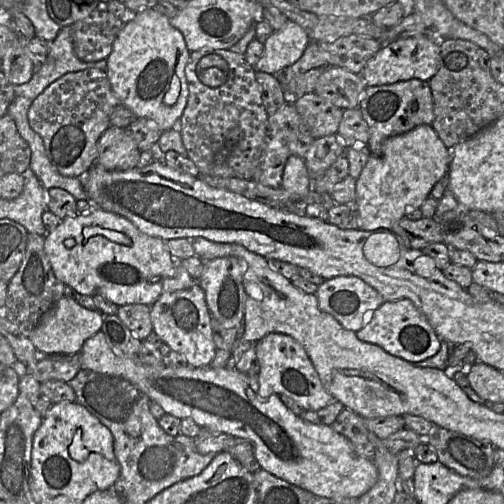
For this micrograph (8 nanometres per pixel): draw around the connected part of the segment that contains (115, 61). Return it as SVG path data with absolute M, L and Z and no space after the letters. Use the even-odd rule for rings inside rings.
M156 8L135 13L124 23L106 59L105 73L114 95L137 118L153 120L164 132L179 121L189 88L185 67L190 58L183 34Z

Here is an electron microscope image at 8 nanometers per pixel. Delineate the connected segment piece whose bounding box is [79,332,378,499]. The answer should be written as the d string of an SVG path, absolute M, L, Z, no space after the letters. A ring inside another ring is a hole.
M98 332L88 338L80 351L80 364L98 373L123 378L158 403L166 413L180 419L192 419L200 427L226 433L251 442L261 469L317 496L326 498L359 498L377 481L378 470L373 459L359 455L351 443L330 425L318 425L295 415L281 401L280 396L259 395L256 376L250 376L236 368L192 367L171 368L143 364L137 357L128 357L114 350L104 334Z

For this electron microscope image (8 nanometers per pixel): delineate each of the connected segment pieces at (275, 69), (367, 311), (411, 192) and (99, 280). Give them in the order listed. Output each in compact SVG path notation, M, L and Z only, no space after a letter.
M287 21L285 26L274 31L264 42L264 51L260 60L254 66L256 71L276 74L292 66L303 55L306 47L312 40L307 32L297 23Z
M356 276L326 279L315 292L319 307L332 315L345 329L357 332L385 301L372 286Z
M421 125L386 139L380 151L371 154L356 179L354 205L358 213L358 229L391 230L407 209L419 208L429 197L433 186L447 175L450 159L451 150L431 125Z
M102 209L62 219L55 230L46 234L45 251L58 280L80 294L102 296L118 306L153 305L163 291L163 282L175 274L180 260L171 255L166 241L144 234L125 217Z

